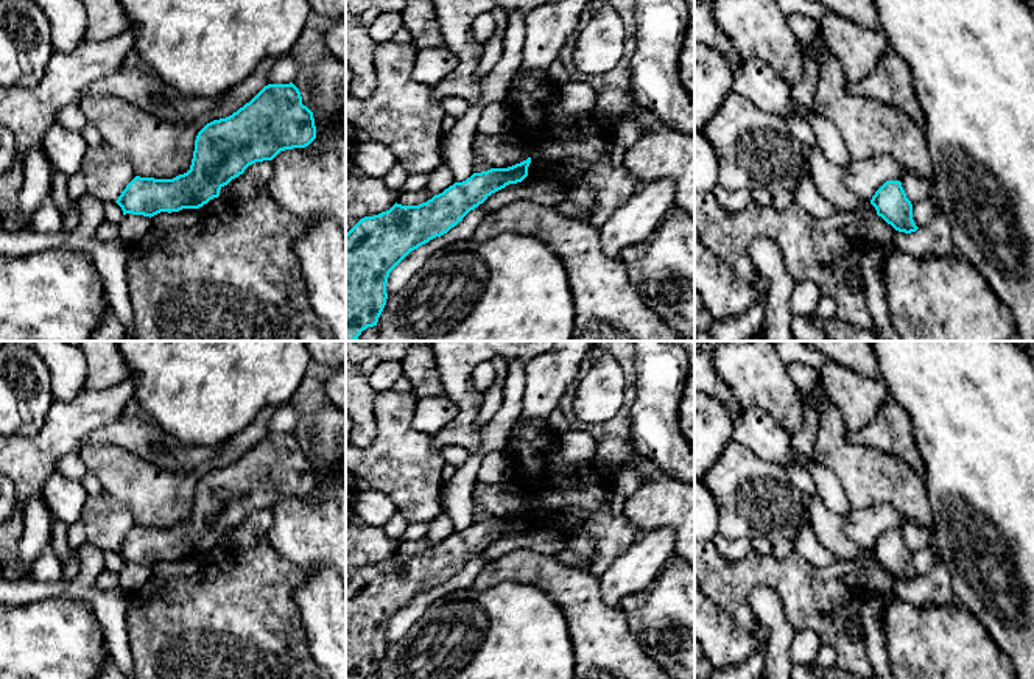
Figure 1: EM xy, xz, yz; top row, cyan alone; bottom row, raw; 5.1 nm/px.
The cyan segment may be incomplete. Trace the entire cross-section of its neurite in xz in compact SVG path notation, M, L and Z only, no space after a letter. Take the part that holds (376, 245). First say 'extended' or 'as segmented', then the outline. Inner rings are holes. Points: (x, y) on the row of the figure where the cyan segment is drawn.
as segmented; M531 157L455 182L419 206L394 204L346 234L346 341L374 327L386 305L389 273L414 249L447 234L492 193L528 176Z

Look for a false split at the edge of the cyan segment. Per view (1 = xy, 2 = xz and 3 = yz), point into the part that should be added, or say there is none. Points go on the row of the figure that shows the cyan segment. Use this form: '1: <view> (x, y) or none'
1: none
2: none
3: none

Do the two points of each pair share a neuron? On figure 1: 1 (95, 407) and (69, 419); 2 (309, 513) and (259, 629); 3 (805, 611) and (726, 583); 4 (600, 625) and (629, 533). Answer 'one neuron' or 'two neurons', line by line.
1: one neuron
2: two neurons
3: one neuron
4: two neurons

